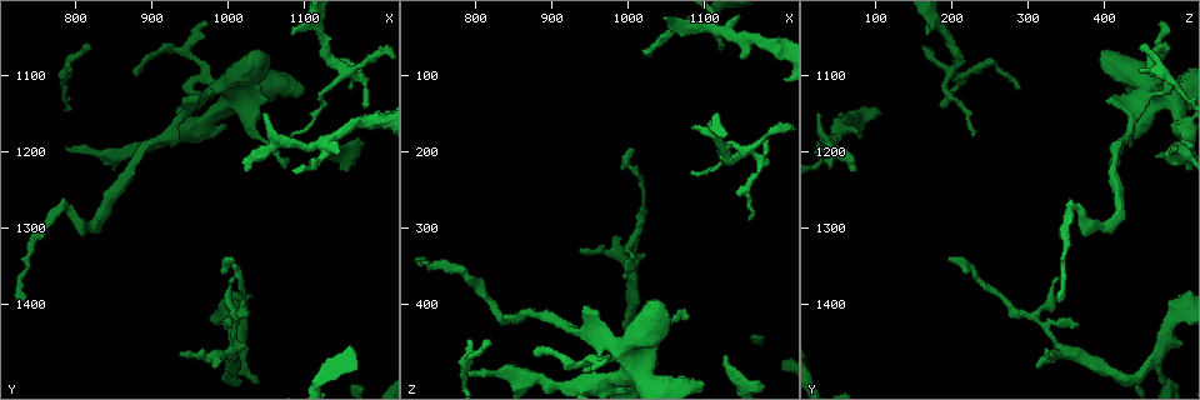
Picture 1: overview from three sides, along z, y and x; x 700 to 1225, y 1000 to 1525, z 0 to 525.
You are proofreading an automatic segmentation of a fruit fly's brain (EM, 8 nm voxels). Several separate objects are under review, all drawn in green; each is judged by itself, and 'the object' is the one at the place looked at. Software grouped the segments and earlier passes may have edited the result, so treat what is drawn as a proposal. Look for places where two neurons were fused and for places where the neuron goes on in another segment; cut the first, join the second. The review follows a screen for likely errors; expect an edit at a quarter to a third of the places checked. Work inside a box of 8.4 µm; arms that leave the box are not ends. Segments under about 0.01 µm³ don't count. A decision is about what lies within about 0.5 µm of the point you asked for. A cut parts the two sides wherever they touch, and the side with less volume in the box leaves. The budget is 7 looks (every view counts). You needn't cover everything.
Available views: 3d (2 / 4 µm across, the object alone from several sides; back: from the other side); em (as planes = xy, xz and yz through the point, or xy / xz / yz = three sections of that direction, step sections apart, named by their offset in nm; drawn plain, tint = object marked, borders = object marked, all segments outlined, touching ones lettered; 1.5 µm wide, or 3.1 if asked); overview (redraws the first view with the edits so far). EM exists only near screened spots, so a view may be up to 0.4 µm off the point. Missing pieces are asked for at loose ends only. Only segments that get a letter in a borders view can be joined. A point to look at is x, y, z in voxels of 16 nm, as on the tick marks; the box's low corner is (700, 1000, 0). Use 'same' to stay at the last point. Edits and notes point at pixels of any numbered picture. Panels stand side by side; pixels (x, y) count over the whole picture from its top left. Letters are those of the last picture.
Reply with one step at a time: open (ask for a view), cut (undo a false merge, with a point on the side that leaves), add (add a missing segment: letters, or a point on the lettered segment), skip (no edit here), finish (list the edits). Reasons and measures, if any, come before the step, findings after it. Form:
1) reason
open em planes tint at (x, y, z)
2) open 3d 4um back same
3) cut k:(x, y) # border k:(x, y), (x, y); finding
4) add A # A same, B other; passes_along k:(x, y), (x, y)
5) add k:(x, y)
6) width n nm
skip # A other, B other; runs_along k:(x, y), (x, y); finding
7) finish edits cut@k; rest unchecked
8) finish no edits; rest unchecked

free end
open 3d 4um at (1005, 1345, 200)

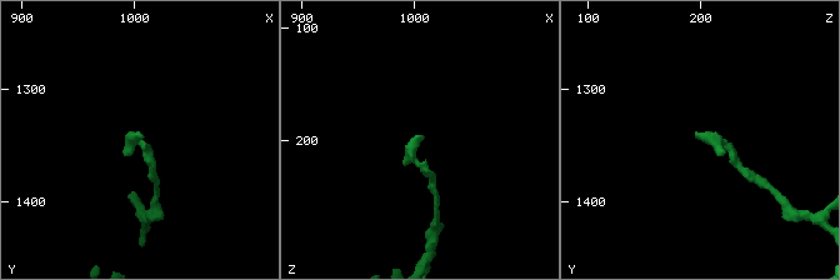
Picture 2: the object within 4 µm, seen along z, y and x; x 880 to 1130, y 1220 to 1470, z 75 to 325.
open em planes borders at (1008, 1342, 194)

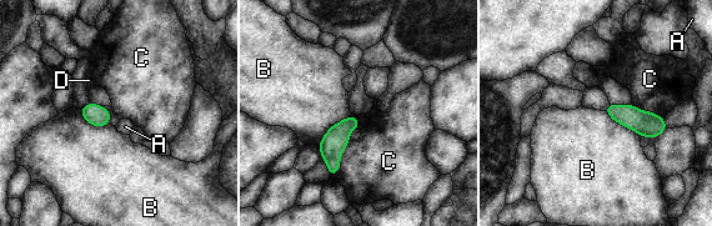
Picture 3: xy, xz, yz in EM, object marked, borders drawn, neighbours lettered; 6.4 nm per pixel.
skip # A other, B other, C other, D other; border 3:(350, 141), (331, 177); no lettered segment goes on from it

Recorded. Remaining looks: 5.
open 3d 2um at (935, 1465, 330)

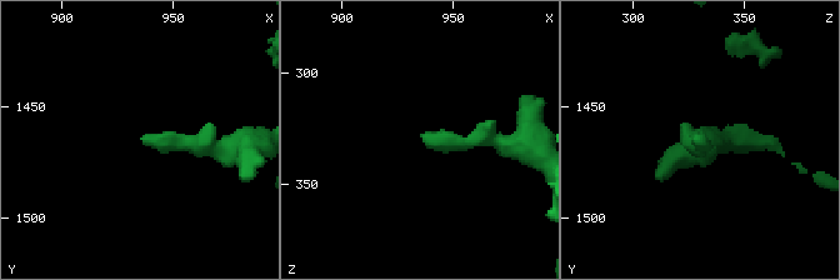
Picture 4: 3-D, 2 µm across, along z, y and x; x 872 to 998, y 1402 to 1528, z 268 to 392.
open em xz step 8 tint at (936, 1464, 328)

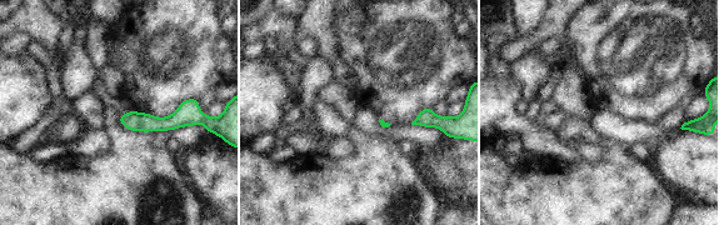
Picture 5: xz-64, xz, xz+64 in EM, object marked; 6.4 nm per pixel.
open em planes borders same

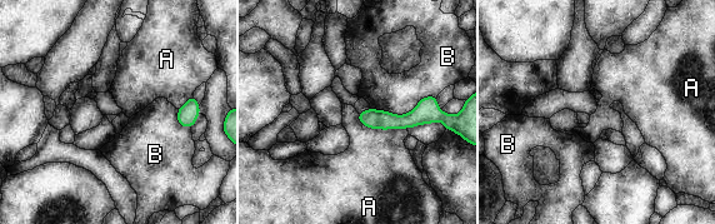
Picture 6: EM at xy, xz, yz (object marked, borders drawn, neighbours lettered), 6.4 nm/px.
skip # A other, B other; border 6:(356, 113), (365, 127), (406, 129); none of them fits

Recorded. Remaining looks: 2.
finish no edits; rest unchecked

